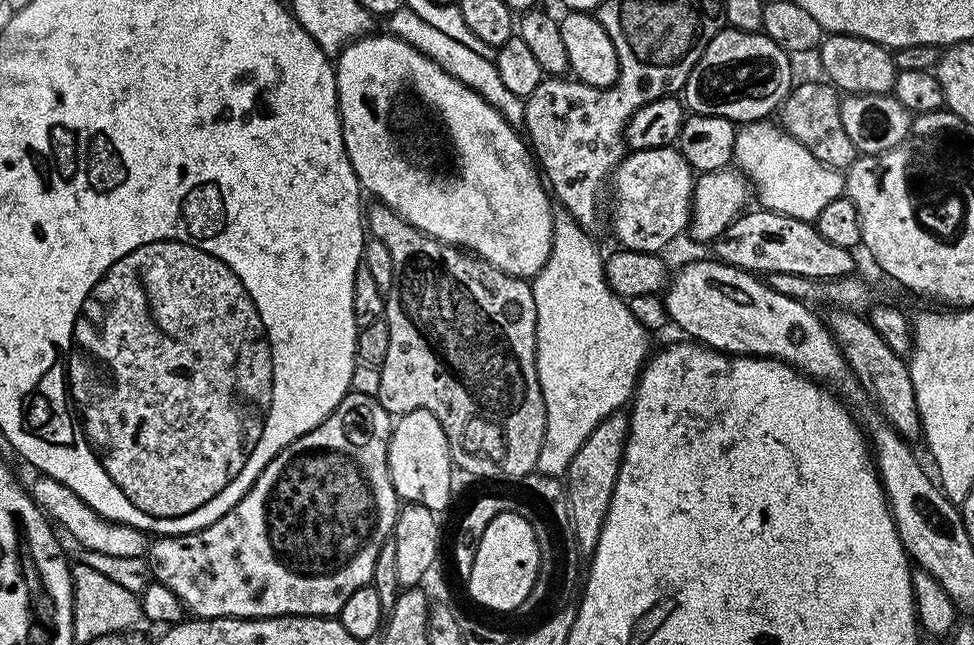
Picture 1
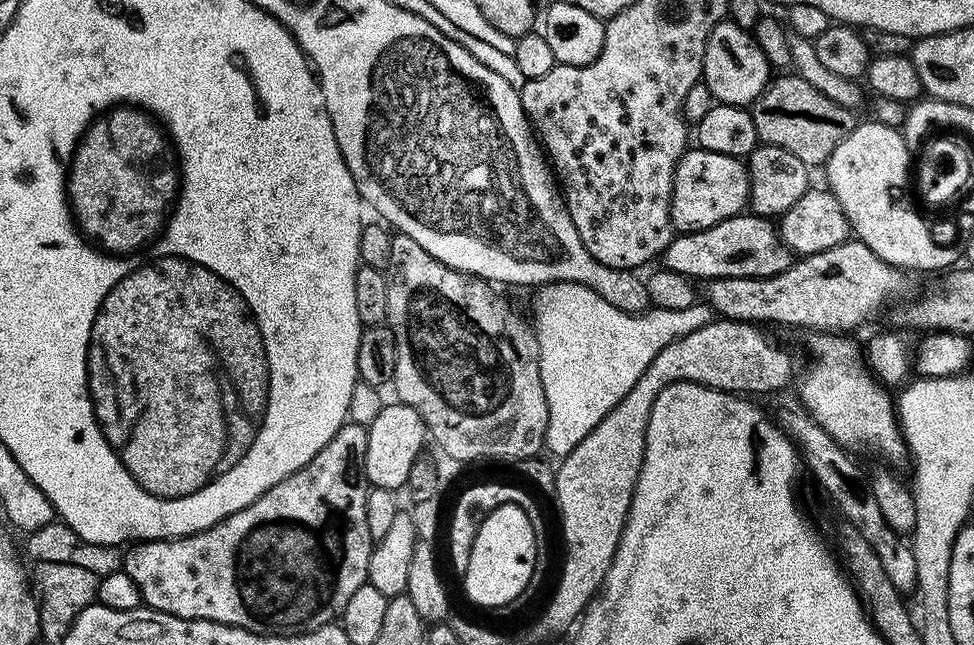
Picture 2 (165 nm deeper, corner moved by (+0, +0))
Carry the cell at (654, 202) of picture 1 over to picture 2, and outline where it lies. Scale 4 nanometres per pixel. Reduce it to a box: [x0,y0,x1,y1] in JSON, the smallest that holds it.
[671,147,748,233]

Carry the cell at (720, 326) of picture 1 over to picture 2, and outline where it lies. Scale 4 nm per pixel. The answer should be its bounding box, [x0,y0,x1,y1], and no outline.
[798,332,909,466]

